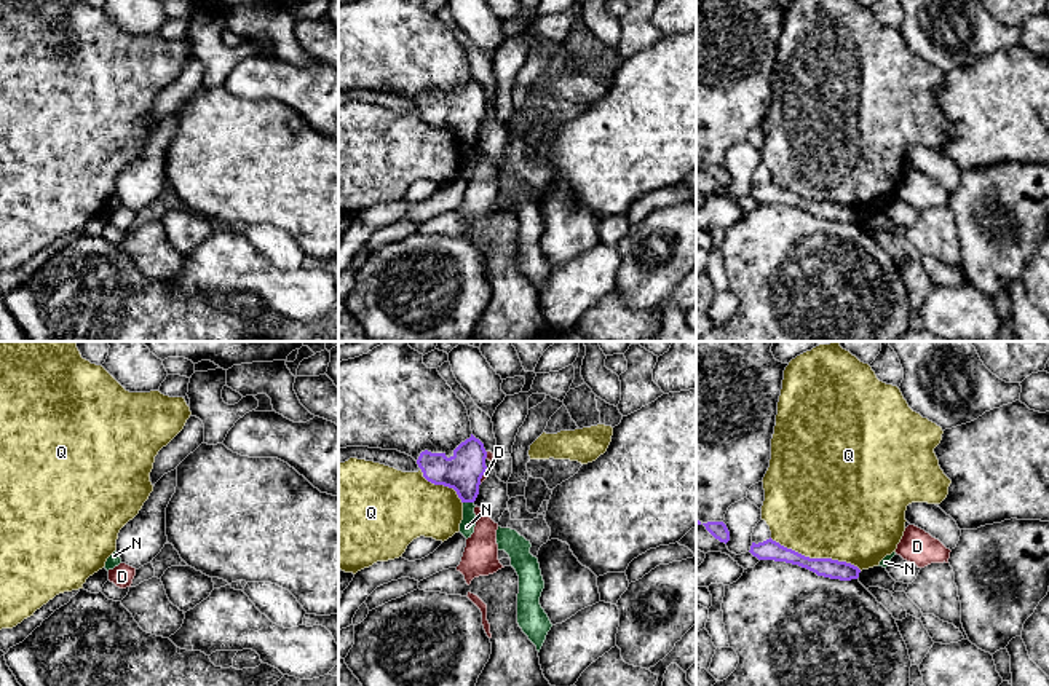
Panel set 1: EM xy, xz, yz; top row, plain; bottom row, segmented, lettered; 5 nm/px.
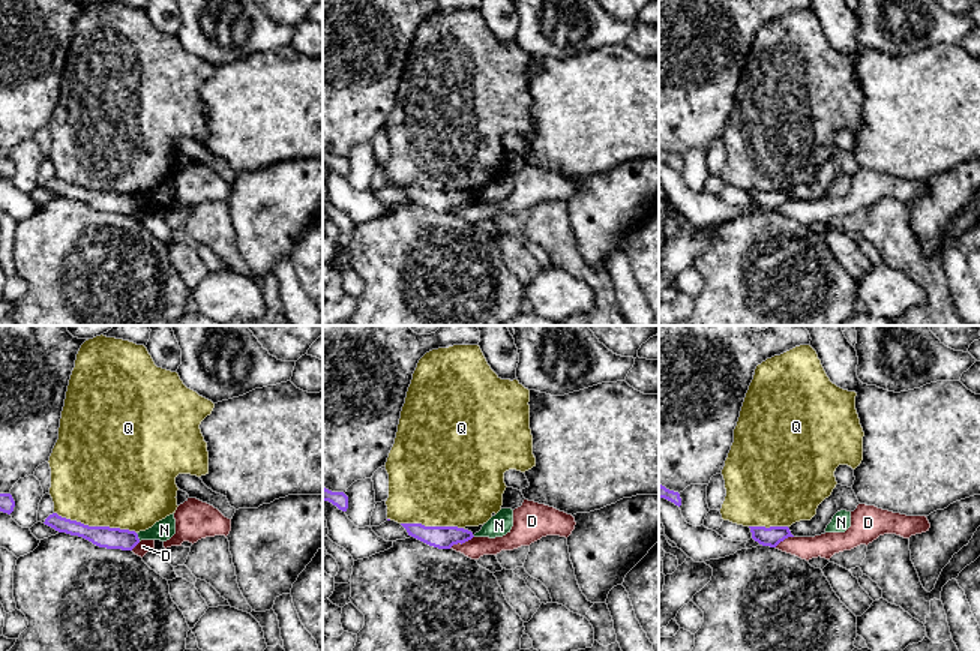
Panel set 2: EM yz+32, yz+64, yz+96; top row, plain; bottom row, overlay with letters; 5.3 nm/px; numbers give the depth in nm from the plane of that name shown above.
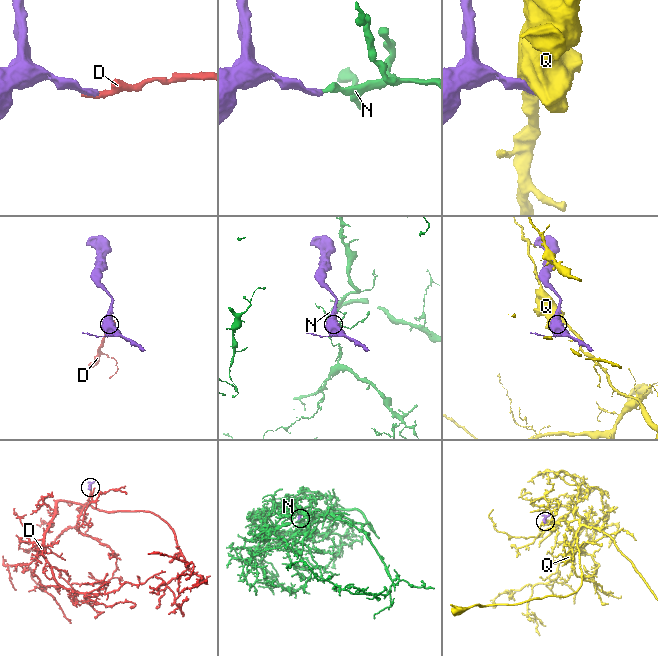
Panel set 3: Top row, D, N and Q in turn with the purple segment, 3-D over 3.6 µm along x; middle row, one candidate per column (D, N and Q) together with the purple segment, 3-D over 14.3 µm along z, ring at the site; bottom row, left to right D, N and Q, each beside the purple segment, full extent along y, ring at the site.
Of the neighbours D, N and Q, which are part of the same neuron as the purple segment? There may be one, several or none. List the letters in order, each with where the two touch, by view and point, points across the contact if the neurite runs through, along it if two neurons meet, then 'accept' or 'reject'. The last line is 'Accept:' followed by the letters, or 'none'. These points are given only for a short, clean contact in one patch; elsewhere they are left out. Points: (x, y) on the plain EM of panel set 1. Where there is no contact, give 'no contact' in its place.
D: xz (482, 117) | along xz (486, 112), (479, 125) | reject
N: xz (468, 144) | along xz (463, 144), (473, 145) | reject
Q: yz (816, 201) | reject
Accept: none

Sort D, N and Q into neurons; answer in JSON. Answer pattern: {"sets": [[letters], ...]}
{"sets": [["D"], ["N"], ["Q"]]}

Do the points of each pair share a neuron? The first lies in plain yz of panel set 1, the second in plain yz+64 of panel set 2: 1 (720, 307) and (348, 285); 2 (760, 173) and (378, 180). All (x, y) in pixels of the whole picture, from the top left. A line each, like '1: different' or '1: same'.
1: same
2: same

